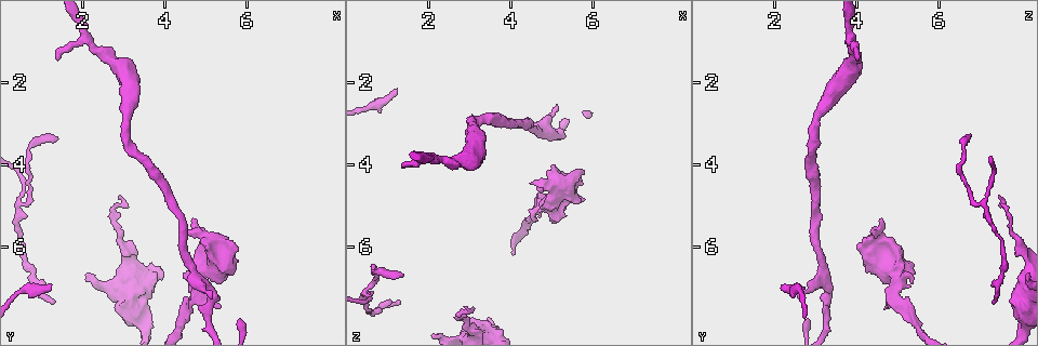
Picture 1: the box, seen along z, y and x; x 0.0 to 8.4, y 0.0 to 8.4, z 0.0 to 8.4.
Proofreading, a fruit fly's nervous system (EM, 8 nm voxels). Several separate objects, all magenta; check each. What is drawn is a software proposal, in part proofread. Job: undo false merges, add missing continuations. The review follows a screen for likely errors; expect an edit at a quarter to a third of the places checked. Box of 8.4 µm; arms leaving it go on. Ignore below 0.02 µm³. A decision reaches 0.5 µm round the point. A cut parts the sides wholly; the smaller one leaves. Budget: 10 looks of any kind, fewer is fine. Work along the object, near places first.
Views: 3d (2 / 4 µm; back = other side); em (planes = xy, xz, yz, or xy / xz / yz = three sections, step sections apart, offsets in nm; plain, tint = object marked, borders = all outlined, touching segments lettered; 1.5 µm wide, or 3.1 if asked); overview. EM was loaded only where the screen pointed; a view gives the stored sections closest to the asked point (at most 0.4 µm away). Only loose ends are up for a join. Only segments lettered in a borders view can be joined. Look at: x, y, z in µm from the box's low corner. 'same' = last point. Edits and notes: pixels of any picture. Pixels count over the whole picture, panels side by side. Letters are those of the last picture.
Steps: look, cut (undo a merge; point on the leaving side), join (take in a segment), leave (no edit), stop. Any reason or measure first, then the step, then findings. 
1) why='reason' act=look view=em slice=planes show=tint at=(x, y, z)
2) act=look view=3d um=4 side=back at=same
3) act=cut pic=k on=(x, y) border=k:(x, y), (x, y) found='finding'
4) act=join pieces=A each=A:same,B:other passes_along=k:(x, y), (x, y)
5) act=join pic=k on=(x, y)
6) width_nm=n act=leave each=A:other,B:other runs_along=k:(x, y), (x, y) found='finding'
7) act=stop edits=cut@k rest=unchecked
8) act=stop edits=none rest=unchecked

why='an open end' act=look view=3d um=2 at=(1.40, 3.30, 6.70)

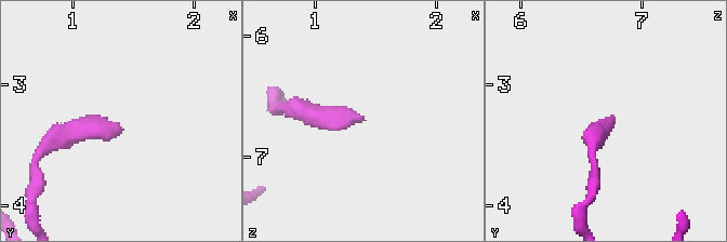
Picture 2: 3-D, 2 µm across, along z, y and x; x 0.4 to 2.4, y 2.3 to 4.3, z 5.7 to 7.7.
why='shape alone is not enough' act=look view=em slice=planes show=borders at=(1.38, 3.34, 6.72)

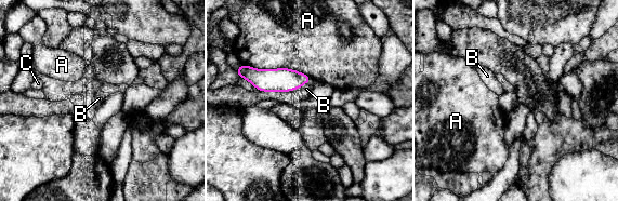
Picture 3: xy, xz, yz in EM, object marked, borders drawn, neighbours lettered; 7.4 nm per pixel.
act=leave each=A:other,B:other,C:other border=3:(313, 79), (301, 86) found='no lettered segment goes on from it'

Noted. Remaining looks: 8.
why='thin end' act=look view=3d um=2 at=(1.40, 1.45, 4.00)

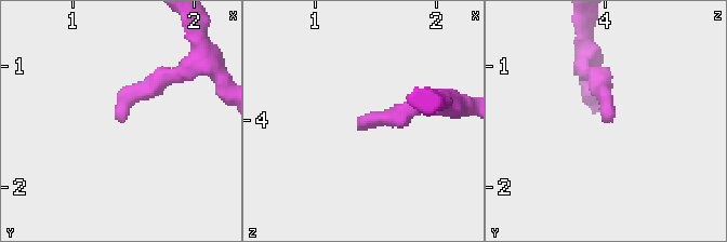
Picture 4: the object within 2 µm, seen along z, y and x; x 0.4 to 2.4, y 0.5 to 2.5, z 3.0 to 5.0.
why='shape alone is not enough' act=look view=em slice=planes show=borders at=(1.42, 1.46, 4.00)

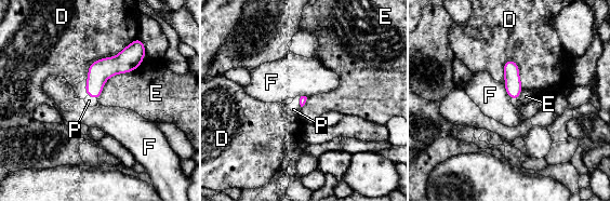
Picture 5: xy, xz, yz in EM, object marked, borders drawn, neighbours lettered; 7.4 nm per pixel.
act=join pieces=P each=D:other,E:other,F:other,P:same found='the neuron continues'

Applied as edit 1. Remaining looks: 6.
why='an open end' act=look view=em slice=planes show=borders at=(5.30, 7.45, 4.80)

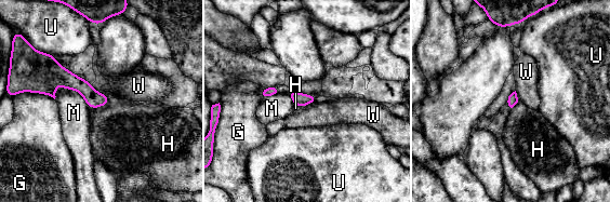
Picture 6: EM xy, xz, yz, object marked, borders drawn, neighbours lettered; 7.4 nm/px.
act=leave each=G:other,H:other,M:other,U:other,W:other runs_along=6:(36, 90), (76, 82), (105, 100) found='no lettered segment goes on from it'

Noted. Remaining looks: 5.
why='branch stops here' act=look view=3d um=4 at=(1.35, 7.25, 7.35)

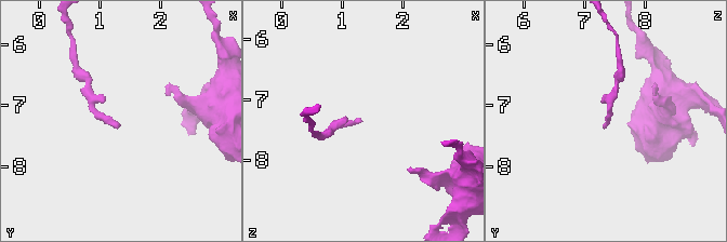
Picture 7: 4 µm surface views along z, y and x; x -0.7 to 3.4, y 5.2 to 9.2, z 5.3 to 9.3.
why='shape alone is not enough' act=look view=em slice=planes show=borders at=(1.35, 7.35, 7.35)

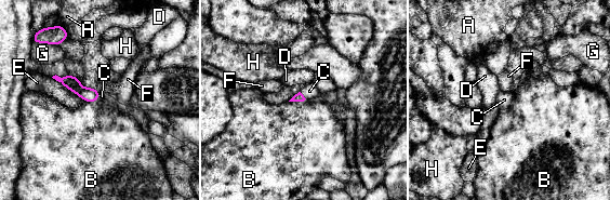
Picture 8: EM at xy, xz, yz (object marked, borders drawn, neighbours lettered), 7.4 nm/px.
act=join pieces=C each=A:other,B:other,C:same,D:other,E:other,F:other,G:other,H:other found='it goes on there'

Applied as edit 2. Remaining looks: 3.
act=stop edits=join@5,join@8 rest=unchecked

